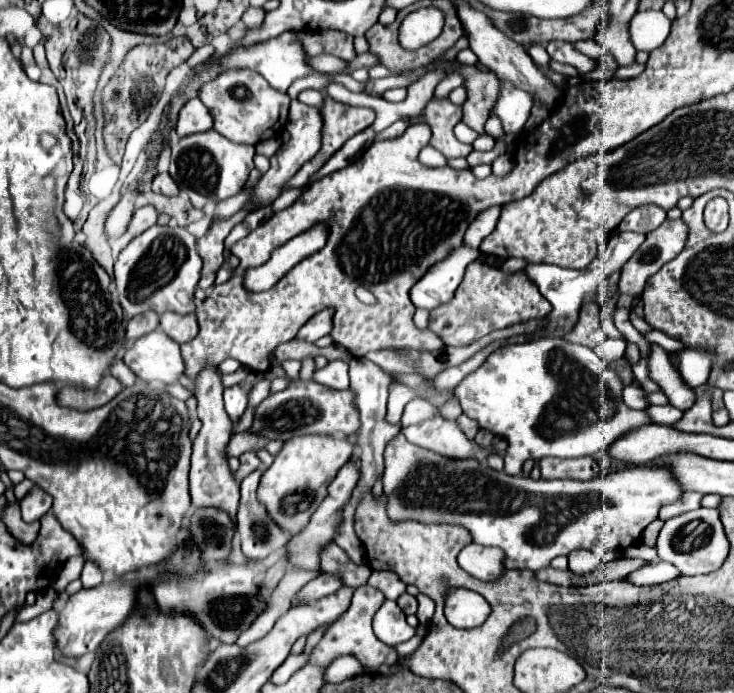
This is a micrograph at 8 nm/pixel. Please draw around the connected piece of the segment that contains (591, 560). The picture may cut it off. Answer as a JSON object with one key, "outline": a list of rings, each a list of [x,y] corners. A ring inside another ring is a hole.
{"outline":[[[573,552],[569,554],[569,558],[571,558],[571,570],[575,572],[591,572],[599,564],[591,552]]]}

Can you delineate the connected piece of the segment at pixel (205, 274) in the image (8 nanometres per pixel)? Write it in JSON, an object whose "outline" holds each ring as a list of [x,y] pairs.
{"outline":[[[241,210],[235,216],[231,216],[229,220],[213,222],[209,226],[209,232],[203,238],[199,238],[197,246],[199,246],[199,254],[203,258],[203,270],[201,270],[201,280],[199,280],[201,290],[207,290],[213,286],[215,274],[223,264],[223,242],[229,236],[229,232],[233,230],[233,226],[243,222],[245,216],[247,216],[247,212]]]}

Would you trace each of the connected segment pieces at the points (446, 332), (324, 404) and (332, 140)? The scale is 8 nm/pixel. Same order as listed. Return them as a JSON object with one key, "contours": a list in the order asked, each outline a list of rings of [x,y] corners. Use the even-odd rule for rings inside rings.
{"contours":[[[[471,262],[465,270],[465,278],[459,284],[453,300],[437,306],[429,314],[429,330],[433,330],[447,346],[467,346],[481,336],[525,322],[531,318],[543,318],[551,312],[551,304],[541,296],[535,282],[531,282],[525,270],[503,272],[497,266]]],[[[299,378],[291,380],[283,392],[265,398],[255,410],[255,422],[251,430],[267,440],[289,440],[305,434],[327,434],[327,436],[349,436],[361,426],[359,410],[355,406],[355,392],[351,388],[339,392],[317,382],[303,382]]],[[[325,96],[321,106],[321,150],[301,166],[301,170],[285,184],[285,188],[291,186],[303,186],[307,180],[357,132],[369,128],[375,120],[375,114],[371,108],[355,108],[349,104],[335,102],[333,98]]]]}

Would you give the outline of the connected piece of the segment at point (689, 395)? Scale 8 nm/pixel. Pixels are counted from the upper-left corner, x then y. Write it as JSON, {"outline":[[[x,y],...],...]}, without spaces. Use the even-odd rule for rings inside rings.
{"outline":[[[651,344],[651,352],[653,352],[649,358],[651,380],[655,380],[661,386],[661,390],[669,396],[673,406],[677,406],[683,412],[689,410],[689,406],[693,406],[695,402],[695,392],[683,382],[679,372],[671,366],[669,356],[661,346]]]}

